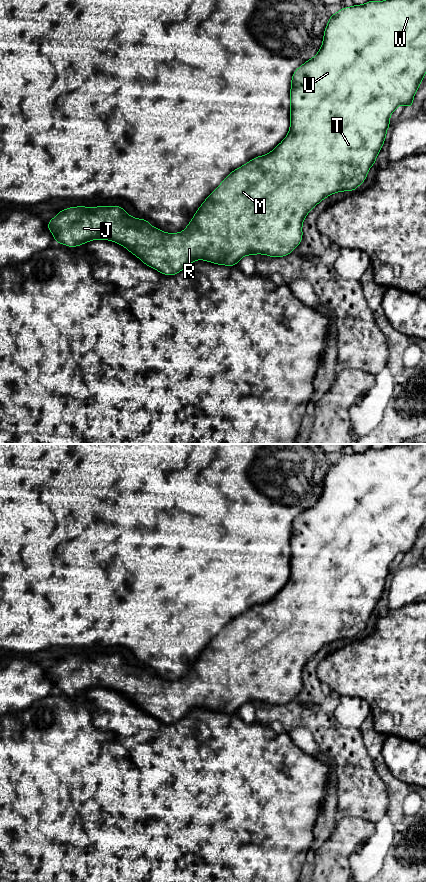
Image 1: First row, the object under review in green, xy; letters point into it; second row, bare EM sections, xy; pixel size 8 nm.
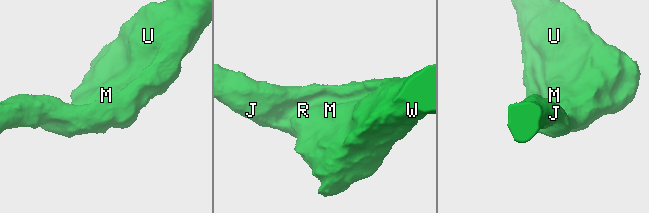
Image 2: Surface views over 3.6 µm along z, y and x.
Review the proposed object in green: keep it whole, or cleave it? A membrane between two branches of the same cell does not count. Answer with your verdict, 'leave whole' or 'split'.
leave whole

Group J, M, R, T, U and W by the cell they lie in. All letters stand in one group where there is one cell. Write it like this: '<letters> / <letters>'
J M R T U W

